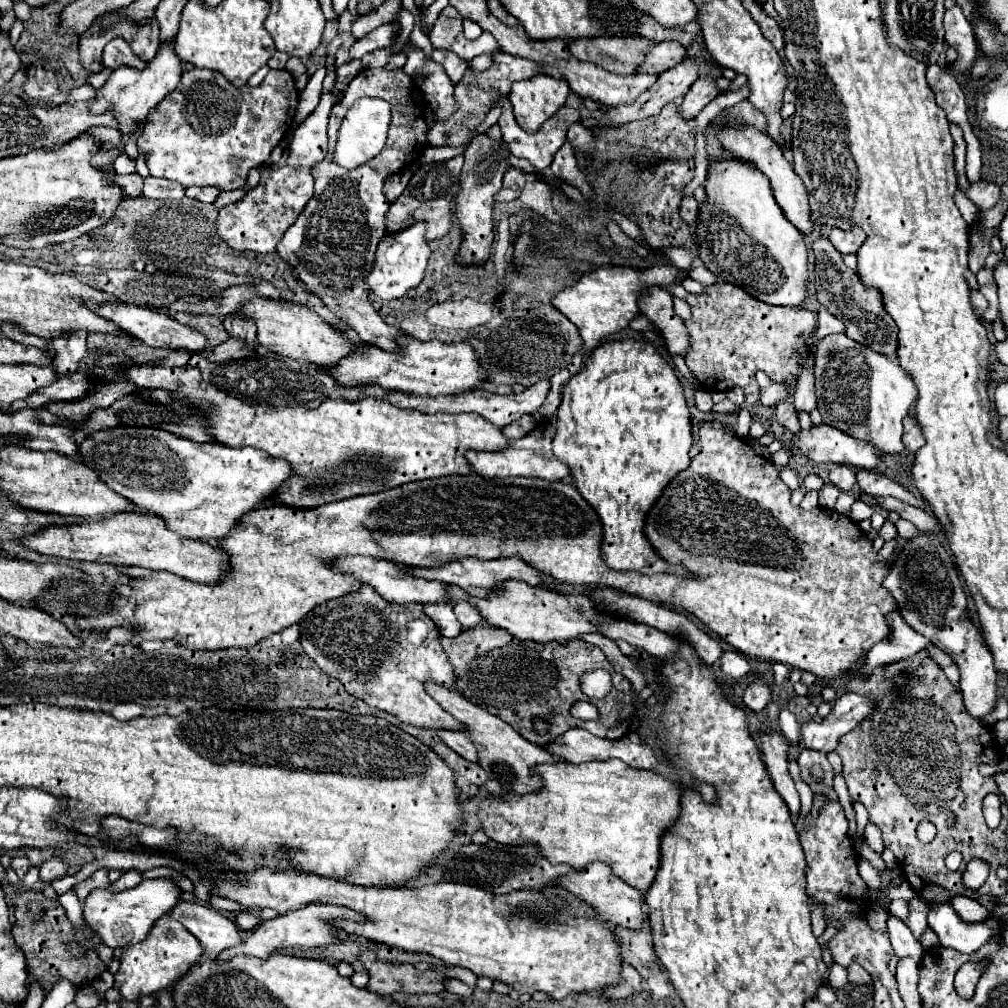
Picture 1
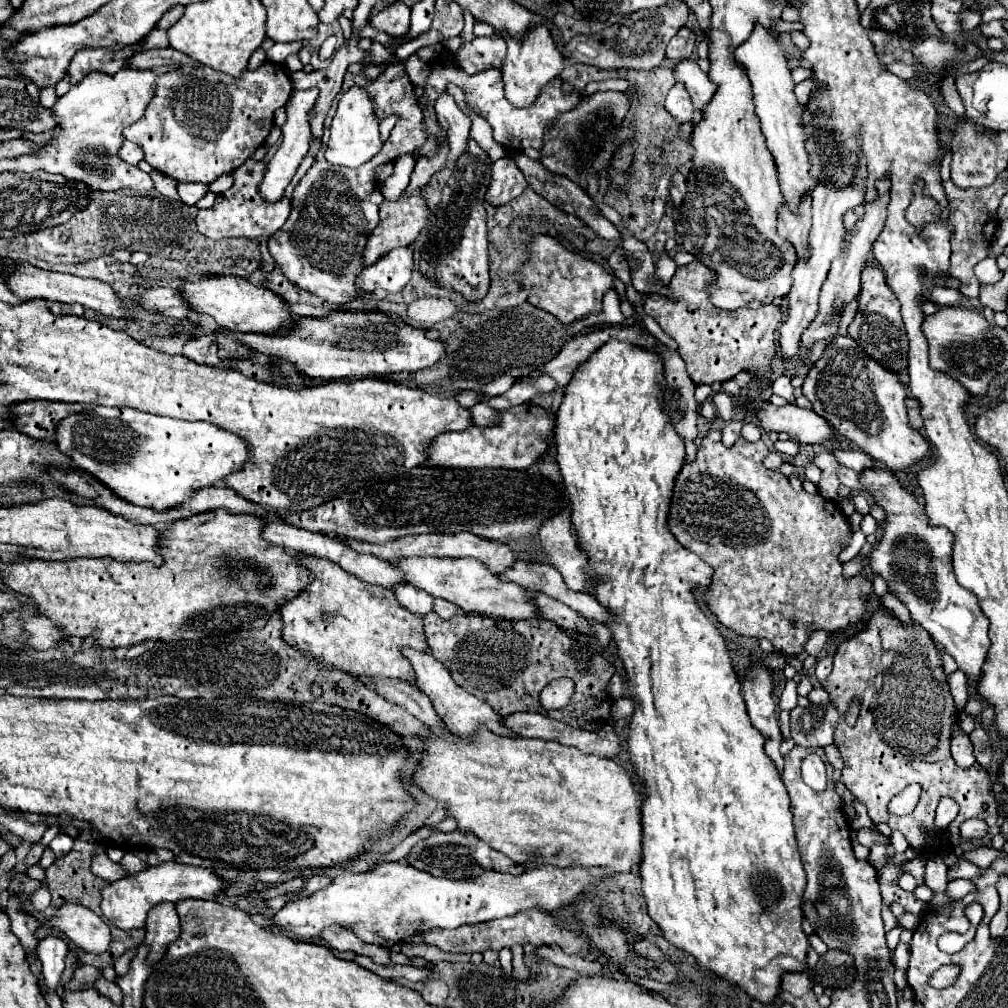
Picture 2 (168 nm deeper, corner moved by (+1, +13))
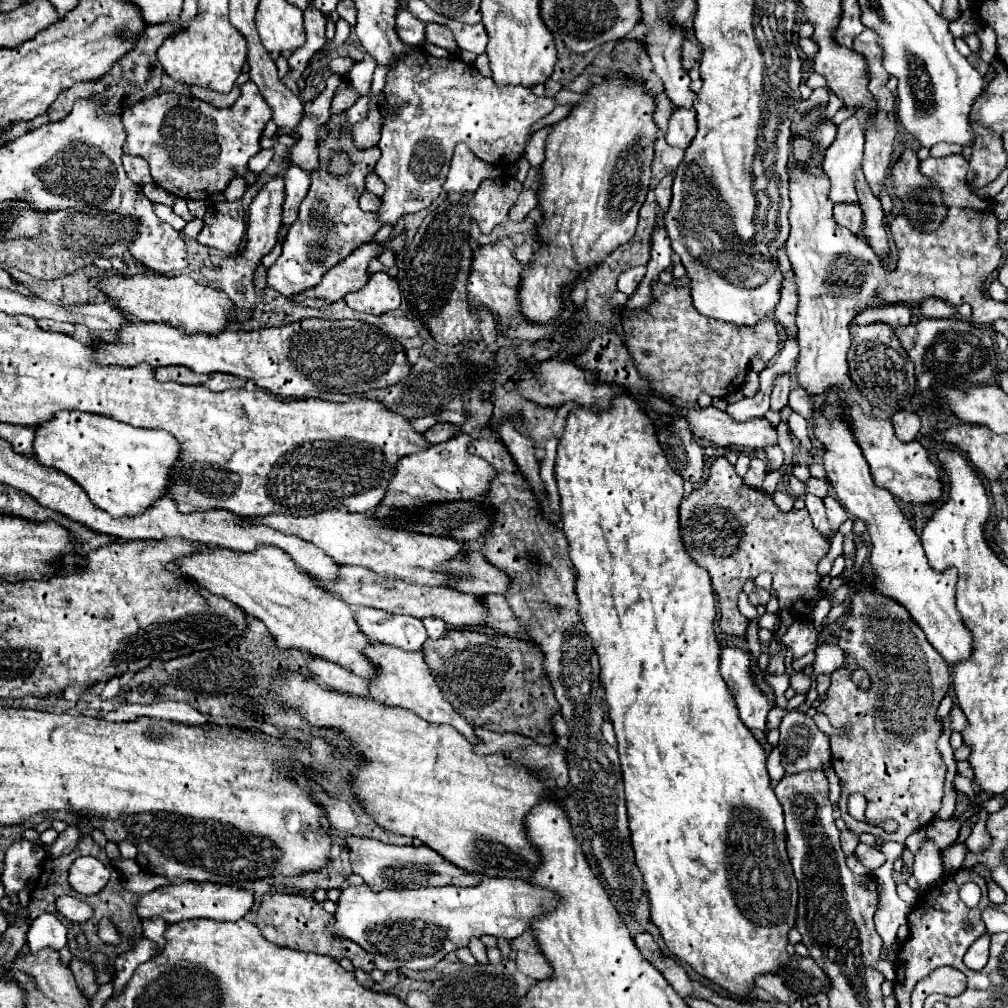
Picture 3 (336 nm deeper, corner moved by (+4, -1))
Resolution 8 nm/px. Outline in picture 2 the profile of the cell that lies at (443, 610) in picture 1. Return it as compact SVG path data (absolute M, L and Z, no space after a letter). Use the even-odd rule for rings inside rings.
M401 584L399 588L393 588L393 592L395 592L395 596L399 596L399 604L403 604L407 610L411 610L415 614L433 612L435 596L431 596L429 592L415 588L411 584Z

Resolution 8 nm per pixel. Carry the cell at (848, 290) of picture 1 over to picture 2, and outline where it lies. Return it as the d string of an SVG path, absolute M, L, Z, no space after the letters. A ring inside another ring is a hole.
M869 260L863 270L863 288L857 298L857 314L853 322L849 324L849 336L855 338L861 348L867 350L875 360L885 364L887 368L901 372L907 366L907 334L903 332L903 320L899 316L899 300L895 300L895 294L891 288L887 288L883 270Z

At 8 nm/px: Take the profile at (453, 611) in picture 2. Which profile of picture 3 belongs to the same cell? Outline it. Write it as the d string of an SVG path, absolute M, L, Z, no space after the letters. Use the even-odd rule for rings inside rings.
M426 618L422 620L424 626L426 626L426 632L430 638L442 638L444 632L446 632L446 624L440 620L440 618Z

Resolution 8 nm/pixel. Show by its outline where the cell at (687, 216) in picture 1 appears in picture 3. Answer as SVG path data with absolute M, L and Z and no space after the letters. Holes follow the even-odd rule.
M668 174L666 178L662 178L662 180L658 182L656 190L654 190L654 192L656 192L656 200L658 200L658 204L660 204L662 210L666 210L666 208L670 206L670 198L672 198L670 188L672 188L672 174Z

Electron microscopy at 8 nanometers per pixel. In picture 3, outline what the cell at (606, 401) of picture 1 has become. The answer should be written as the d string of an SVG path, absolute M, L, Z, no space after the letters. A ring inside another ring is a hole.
M620 394L612 400L612 406L608 410L574 408L568 414L568 422L558 444L556 482L562 506L562 532L568 538L570 558L576 568L576 594L580 600L578 614L588 636L592 638L592 646L600 660L600 682L606 692L608 716L618 740L618 754L620 754L620 766L626 788L630 836L636 854L636 864L644 876L646 892L650 896L652 922L662 932L664 942L672 954L688 962L690 968L694 968L704 978L720 984L732 994L746 998L758 974L774 974L790 958L786 952L788 944L786 934L796 920L798 890L786 854L786 830L784 830L782 806L770 786L770 778L766 772L764 746L740 720L736 704L732 702L732 694L718 670L720 646L714 632L716 600L714 600L710 574L690 558L680 538L678 506L684 498L682 478L674 474L674 470L668 466L668 460L664 458L664 452L656 438L654 424L648 418L648 414L640 408L640 404L632 396Z

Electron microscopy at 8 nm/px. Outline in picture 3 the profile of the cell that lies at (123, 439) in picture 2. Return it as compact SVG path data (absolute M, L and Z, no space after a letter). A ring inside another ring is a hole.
M58 412L54 418L42 422L36 426L34 436L34 458L38 464L46 468L54 468L68 478L72 478L78 486L84 488L88 498L114 518L140 514L140 510L146 510L152 502L162 498L166 494L166 486L170 484L170 468L176 462L176 456L180 454L178 442L168 434L166 430L146 430L146 428L134 428L130 424L118 422L114 418L98 416L98 414L86 414L86 412Z

